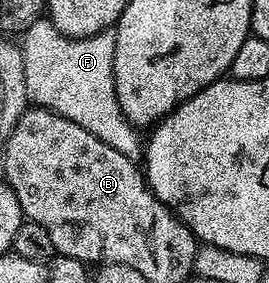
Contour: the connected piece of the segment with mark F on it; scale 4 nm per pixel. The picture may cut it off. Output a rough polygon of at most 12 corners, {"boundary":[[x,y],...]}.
{"boundary":[[27,28],[28,97],[80,127],[114,109],[114,42]]}

